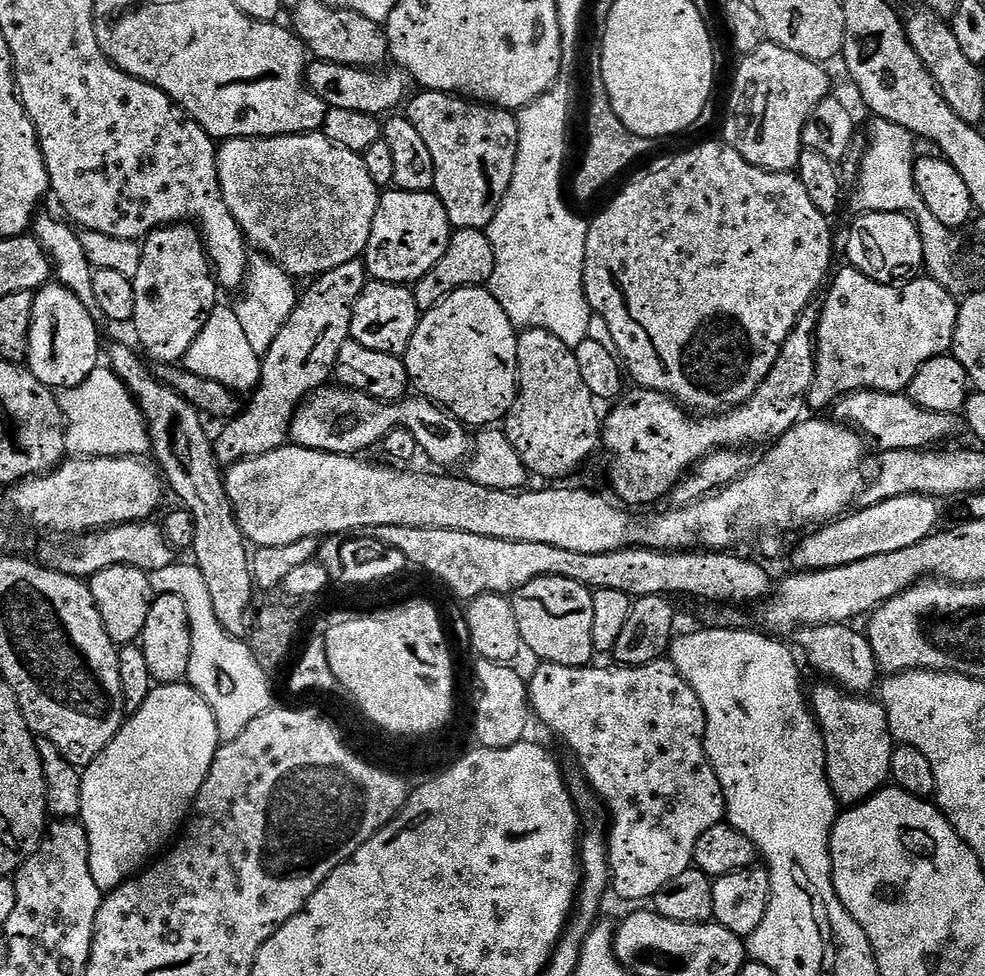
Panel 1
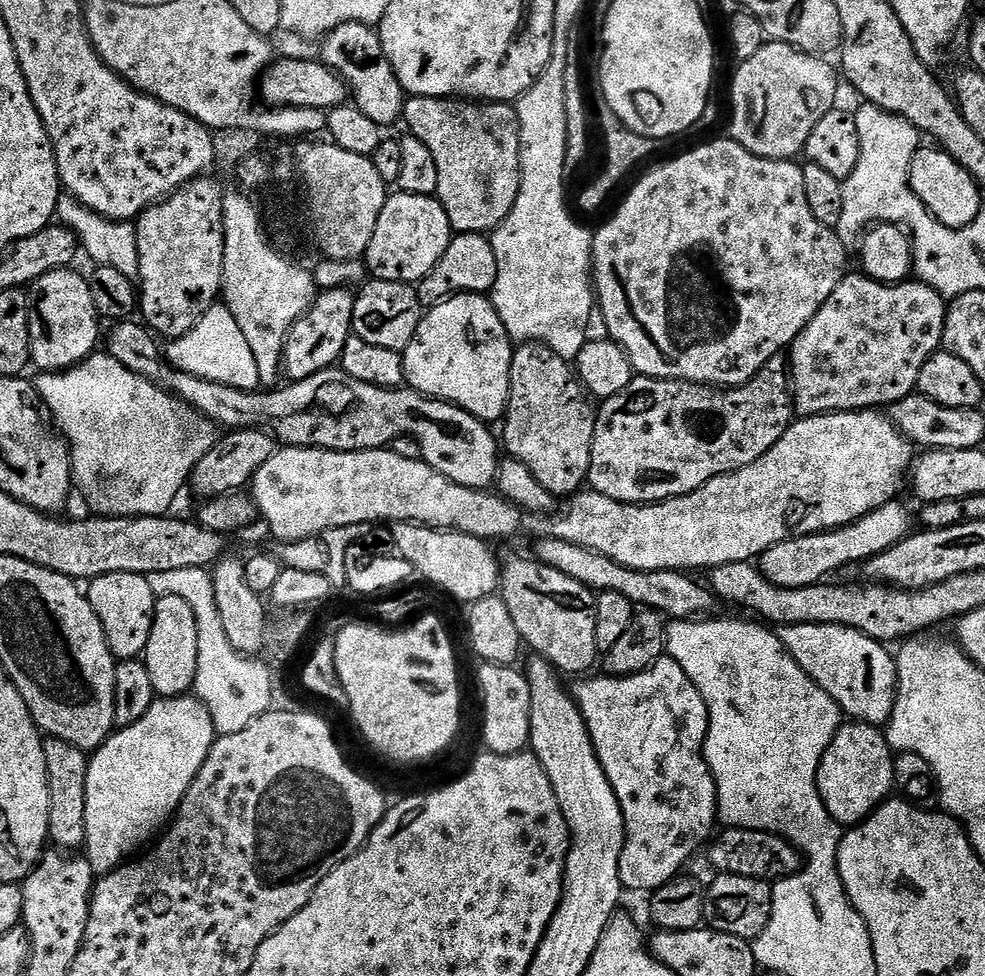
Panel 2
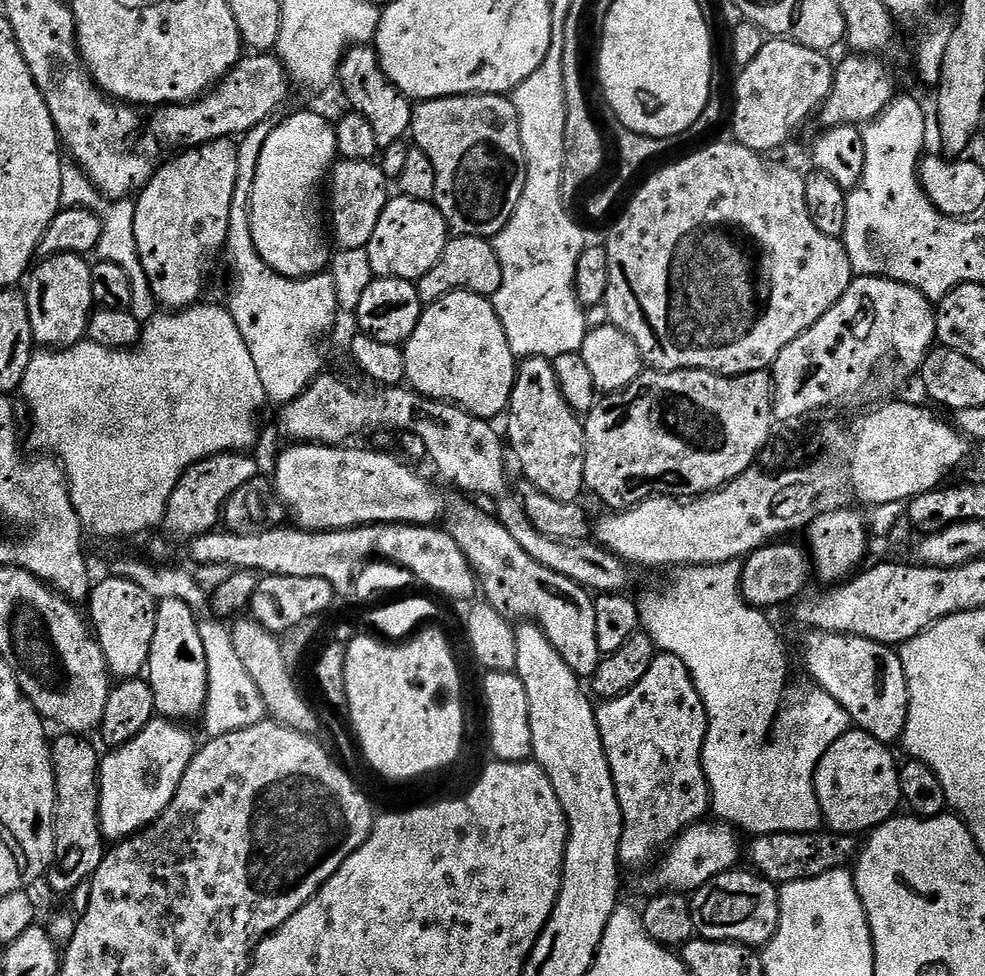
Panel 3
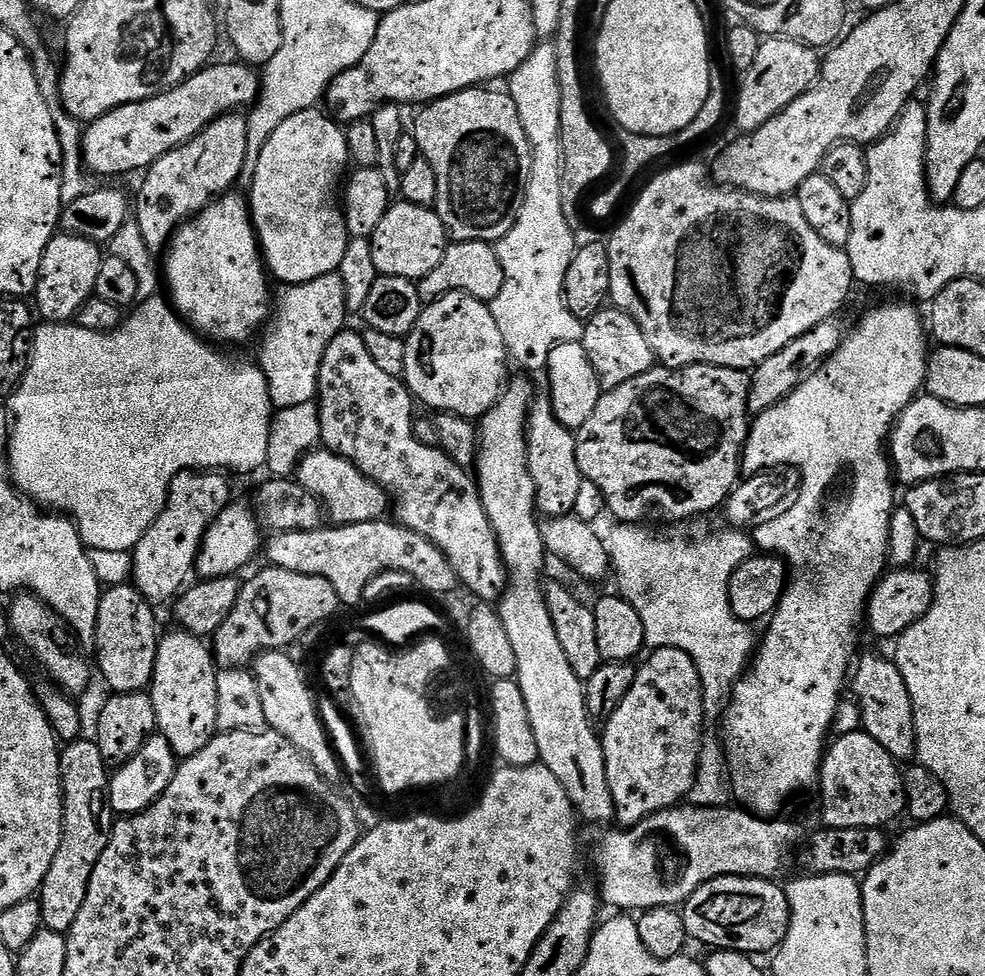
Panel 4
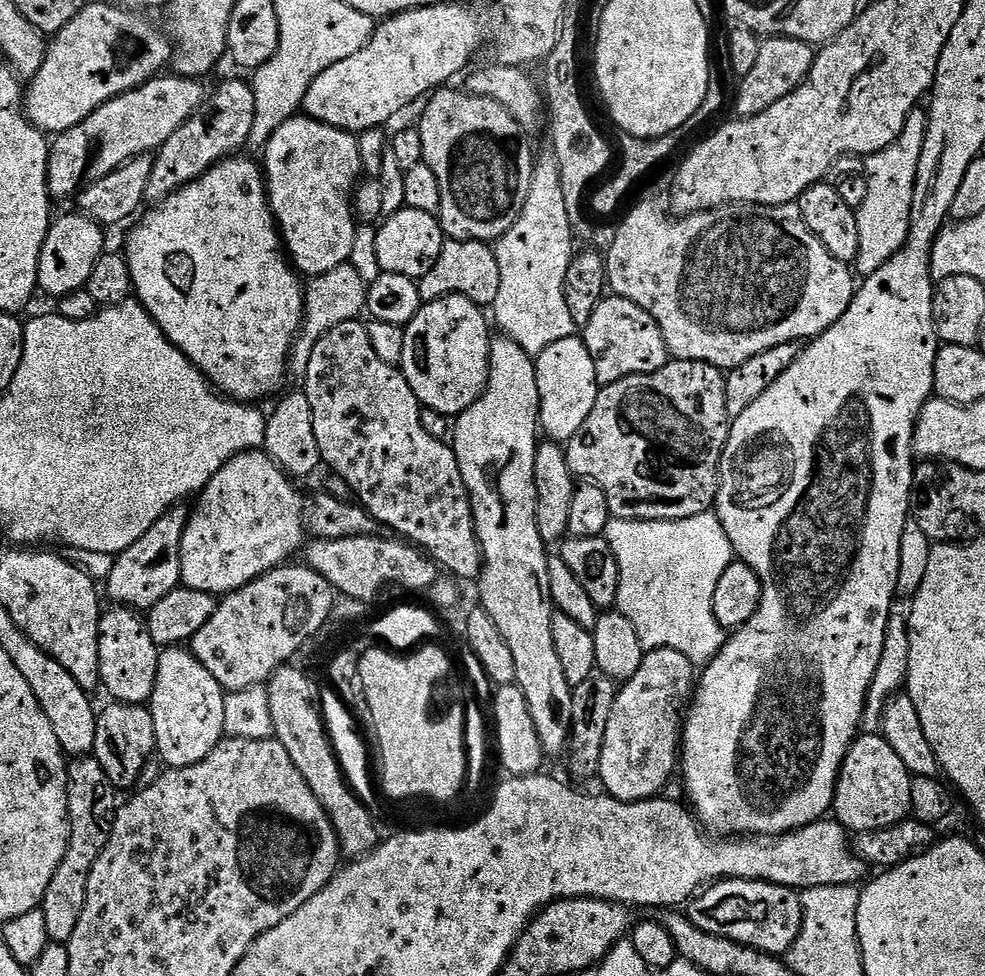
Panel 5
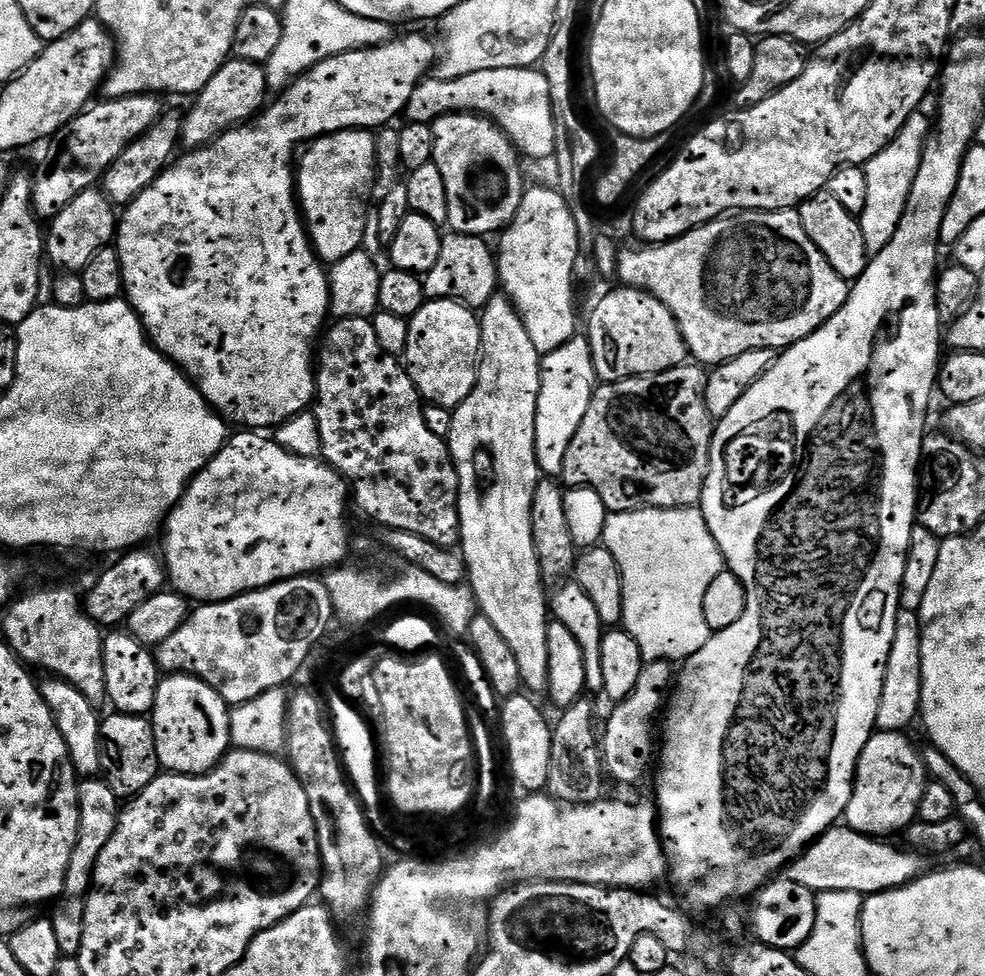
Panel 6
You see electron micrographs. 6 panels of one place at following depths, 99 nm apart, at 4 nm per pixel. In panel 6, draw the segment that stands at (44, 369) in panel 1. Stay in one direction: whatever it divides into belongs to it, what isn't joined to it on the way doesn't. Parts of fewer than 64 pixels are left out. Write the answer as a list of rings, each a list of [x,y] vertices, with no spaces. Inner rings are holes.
[[[99,187],[86,189],[74,202],[54,217],[46,228],[46,256],[57,264],[57,269],[79,273],[90,258],[103,248],[109,247],[116,238],[118,212],[111,200]]]

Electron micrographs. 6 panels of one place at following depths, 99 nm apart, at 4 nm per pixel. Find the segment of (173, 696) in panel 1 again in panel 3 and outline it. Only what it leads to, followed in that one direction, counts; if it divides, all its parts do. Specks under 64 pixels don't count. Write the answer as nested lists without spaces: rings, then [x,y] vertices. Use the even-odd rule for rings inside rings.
[[[153,718],[149,724],[132,739],[129,744],[123,744],[121,748],[109,751],[107,755],[101,759],[100,762],[100,829],[104,835],[105,841],[119,842],[127,840],[136,832],[142,831],[143,828],[148,827],[149,824],[155,822],[162,814],[162,810],[166,810],[166,806],[170,806],[170,802],[174,798],[174,794],[178,790],[178,782],[182,782],[182,774],[186,774],[186,766],[190,766],[192,756],[196,753],[198,747],[198,740],[195,740],[190,733],[187,732],[187,727],[181,726],[179,723],[163,718]]]

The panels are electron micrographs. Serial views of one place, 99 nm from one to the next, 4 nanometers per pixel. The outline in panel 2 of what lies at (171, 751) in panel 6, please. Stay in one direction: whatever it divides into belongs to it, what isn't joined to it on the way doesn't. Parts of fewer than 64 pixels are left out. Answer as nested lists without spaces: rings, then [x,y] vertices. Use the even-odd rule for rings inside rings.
[[[161,596],[157,599],[154,626],[142,659],[146,670],[150,670],[150,682],[157,697],[183,696],[193,691],[198,674],[198,622],[194,622],[194,610],[190,610],[186,598]]]

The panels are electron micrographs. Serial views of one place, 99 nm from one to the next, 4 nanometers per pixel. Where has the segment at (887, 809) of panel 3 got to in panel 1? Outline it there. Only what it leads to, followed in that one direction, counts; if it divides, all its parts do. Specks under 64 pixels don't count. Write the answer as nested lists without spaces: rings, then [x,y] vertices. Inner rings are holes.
[[[822,682],[816,688],[816,693],[811,693],[810,707],[816,717],[821,732],[824,733],[824,749],[826,750],[826,771],[833,794],[841,805],[851,806],[869,800],[875,792],[880,791],[889,783],[892,771],[890,758],[894,741],[888,715],[883,703],[872,698],[861,698],[859,695],[849,694],[843,688],[832,682]]]

